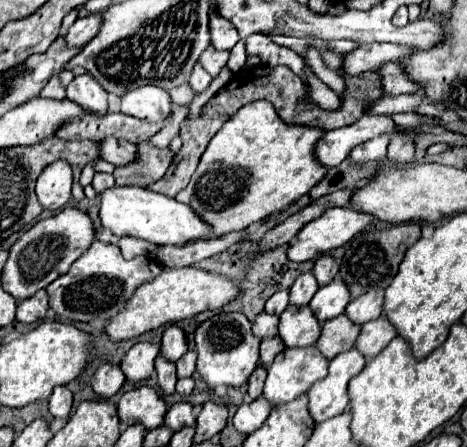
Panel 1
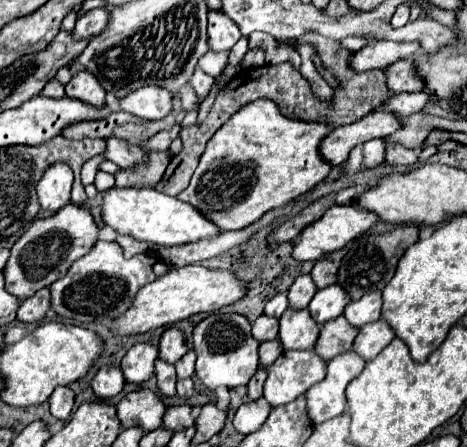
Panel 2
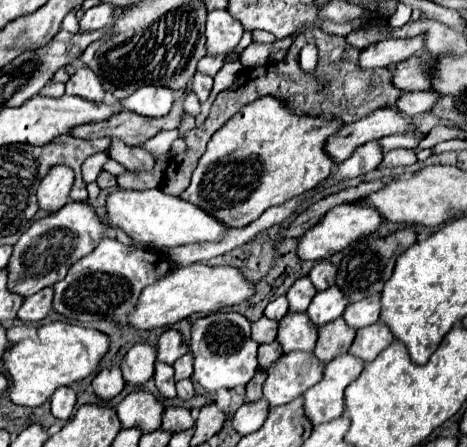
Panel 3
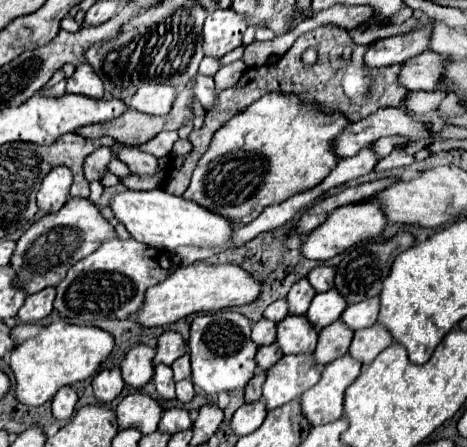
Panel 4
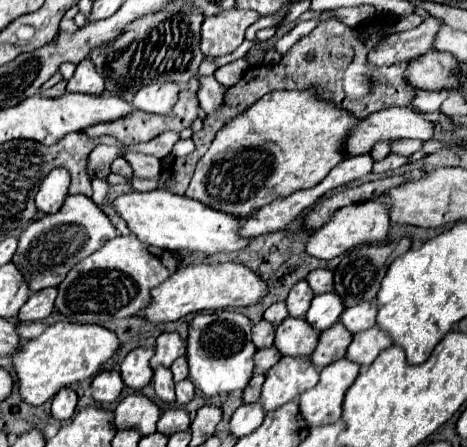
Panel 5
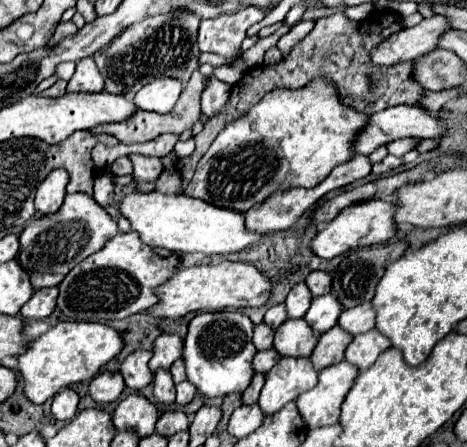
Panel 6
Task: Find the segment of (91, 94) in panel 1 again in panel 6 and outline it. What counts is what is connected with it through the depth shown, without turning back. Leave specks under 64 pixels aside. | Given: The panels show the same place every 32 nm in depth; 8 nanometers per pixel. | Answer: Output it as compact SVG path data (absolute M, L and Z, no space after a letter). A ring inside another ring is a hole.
M84 58L76 64L76 72L68 82L68 92L102 92L104 80L92 58Z

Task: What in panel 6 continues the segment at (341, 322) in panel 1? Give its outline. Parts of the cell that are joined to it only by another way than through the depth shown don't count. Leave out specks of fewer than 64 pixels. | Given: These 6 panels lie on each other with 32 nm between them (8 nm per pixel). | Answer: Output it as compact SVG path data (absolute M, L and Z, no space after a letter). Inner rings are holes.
M338 324L334 328L330 328L328 332L324 332L318 340L318 346L314 348L314 352L310 356L314 368L320 372L322 368L344 360L344 350L350 342L352 342L352 338Z

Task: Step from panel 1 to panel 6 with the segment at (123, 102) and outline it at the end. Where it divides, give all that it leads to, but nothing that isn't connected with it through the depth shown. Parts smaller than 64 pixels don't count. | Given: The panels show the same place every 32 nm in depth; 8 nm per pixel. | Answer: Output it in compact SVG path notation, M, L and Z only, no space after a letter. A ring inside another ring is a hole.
M154 78L136 92L134 104L136 104L138 110L166 114L166 112L170 112L174 108L180 92L182 92L180 80Z

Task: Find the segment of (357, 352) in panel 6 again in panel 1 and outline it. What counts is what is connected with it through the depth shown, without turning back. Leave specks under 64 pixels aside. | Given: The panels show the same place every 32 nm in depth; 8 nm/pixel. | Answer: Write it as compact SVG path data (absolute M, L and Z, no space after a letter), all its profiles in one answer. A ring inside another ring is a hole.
M386 316L370 320L362 326L362 332L356 340L356 348L370 360L396 336L396 328L388 322Z

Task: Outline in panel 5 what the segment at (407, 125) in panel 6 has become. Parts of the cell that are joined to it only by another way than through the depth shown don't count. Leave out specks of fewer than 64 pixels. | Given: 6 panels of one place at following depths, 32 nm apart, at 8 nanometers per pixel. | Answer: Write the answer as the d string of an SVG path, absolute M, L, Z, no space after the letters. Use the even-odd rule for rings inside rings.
M404 106L404 108L384 108L368 118L364 118L360 122L360 128L352 128L352 132L348 134L348 140L344 140L344 148L348 148L348 156L356 156L356 154L364 154L370 152L372 146L378 140L398 140L398 138L416 138L416 140L430 140L434 136L434 124L428 122L422 114L414 112L412 108Z

